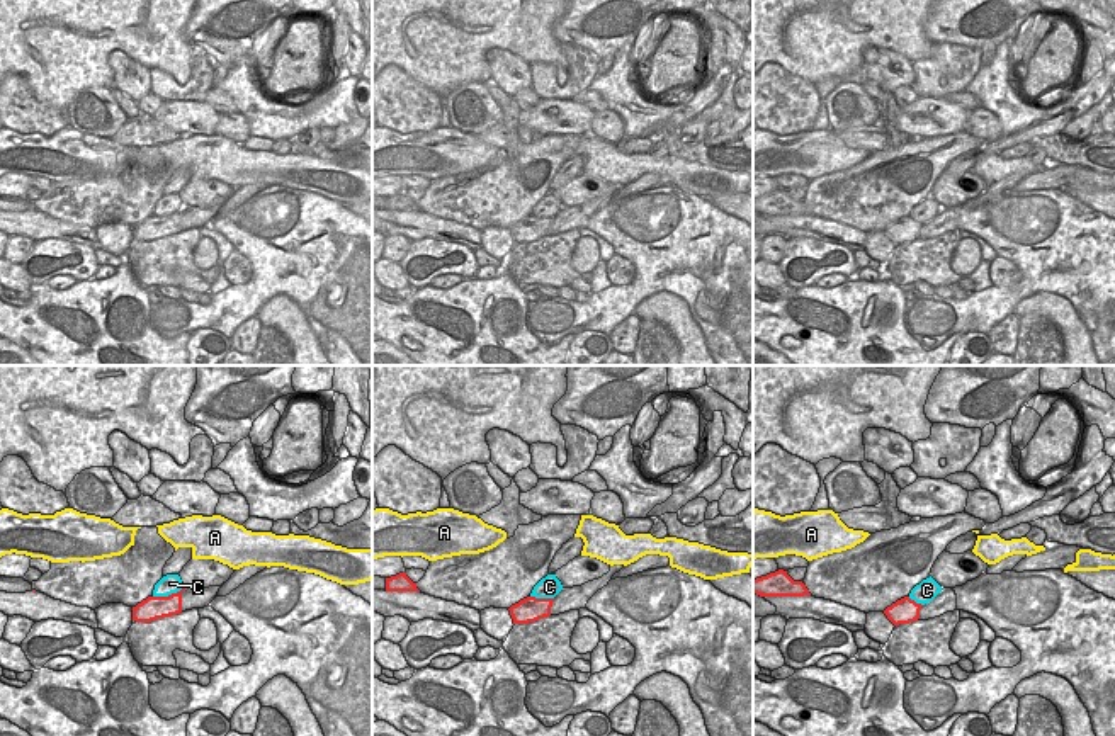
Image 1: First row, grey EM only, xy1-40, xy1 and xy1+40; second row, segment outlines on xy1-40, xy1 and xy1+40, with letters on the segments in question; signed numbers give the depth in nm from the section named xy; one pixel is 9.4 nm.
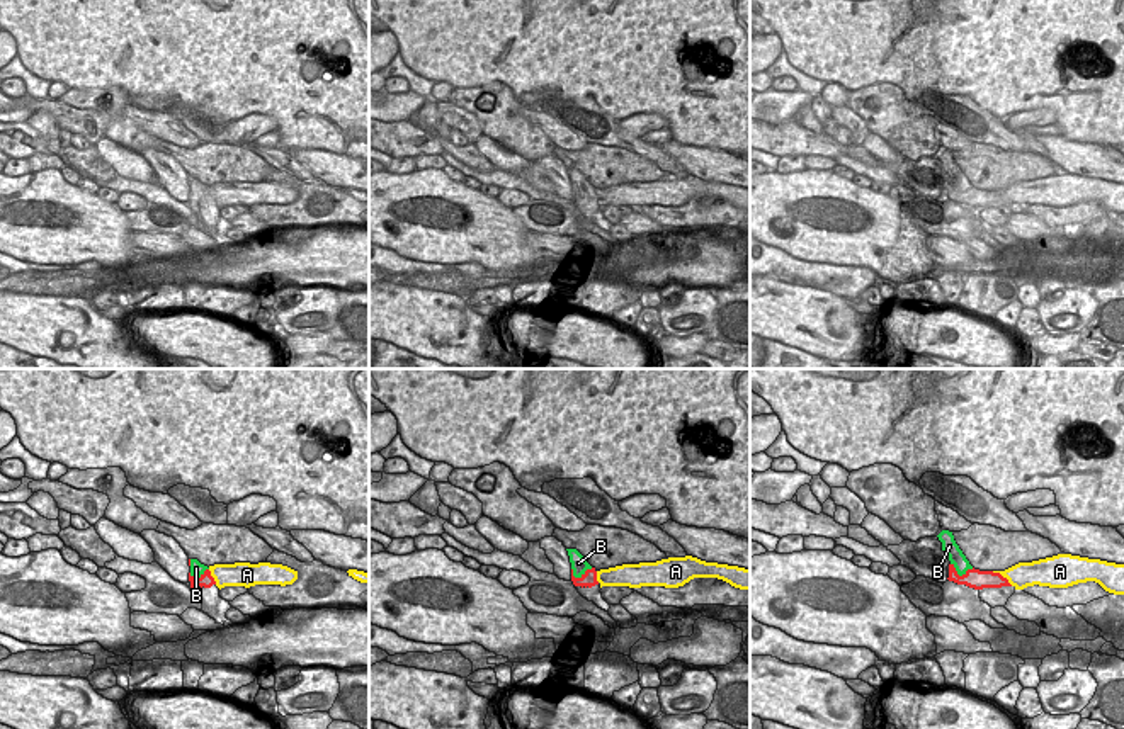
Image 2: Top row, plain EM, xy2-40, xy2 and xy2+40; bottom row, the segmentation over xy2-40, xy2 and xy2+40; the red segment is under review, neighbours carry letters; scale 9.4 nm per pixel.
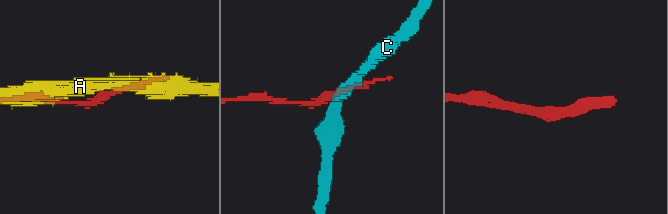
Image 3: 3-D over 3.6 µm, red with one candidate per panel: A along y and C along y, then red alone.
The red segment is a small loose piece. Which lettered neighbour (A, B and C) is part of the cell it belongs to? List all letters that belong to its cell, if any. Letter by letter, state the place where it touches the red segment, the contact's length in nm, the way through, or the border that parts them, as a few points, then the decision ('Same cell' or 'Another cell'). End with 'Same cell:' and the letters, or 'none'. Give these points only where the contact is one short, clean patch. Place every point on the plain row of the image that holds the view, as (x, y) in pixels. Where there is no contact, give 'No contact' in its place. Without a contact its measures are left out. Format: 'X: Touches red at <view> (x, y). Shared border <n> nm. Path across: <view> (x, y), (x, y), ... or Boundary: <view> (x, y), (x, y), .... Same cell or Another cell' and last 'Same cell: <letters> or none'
A: Touches red at xy2+40 (1002, 196). Shared border 240 nm. Another cell
B: Touches red at xy2 (582, 194). Shared border 220 nm. Boundary: xy2 (592, 187), (587, 187), (579, 196), (572, 194). Another cell
C: Touches red at xy1-40 (169, 215). Shared border 320 nm. Another cell
Same cell: none.

